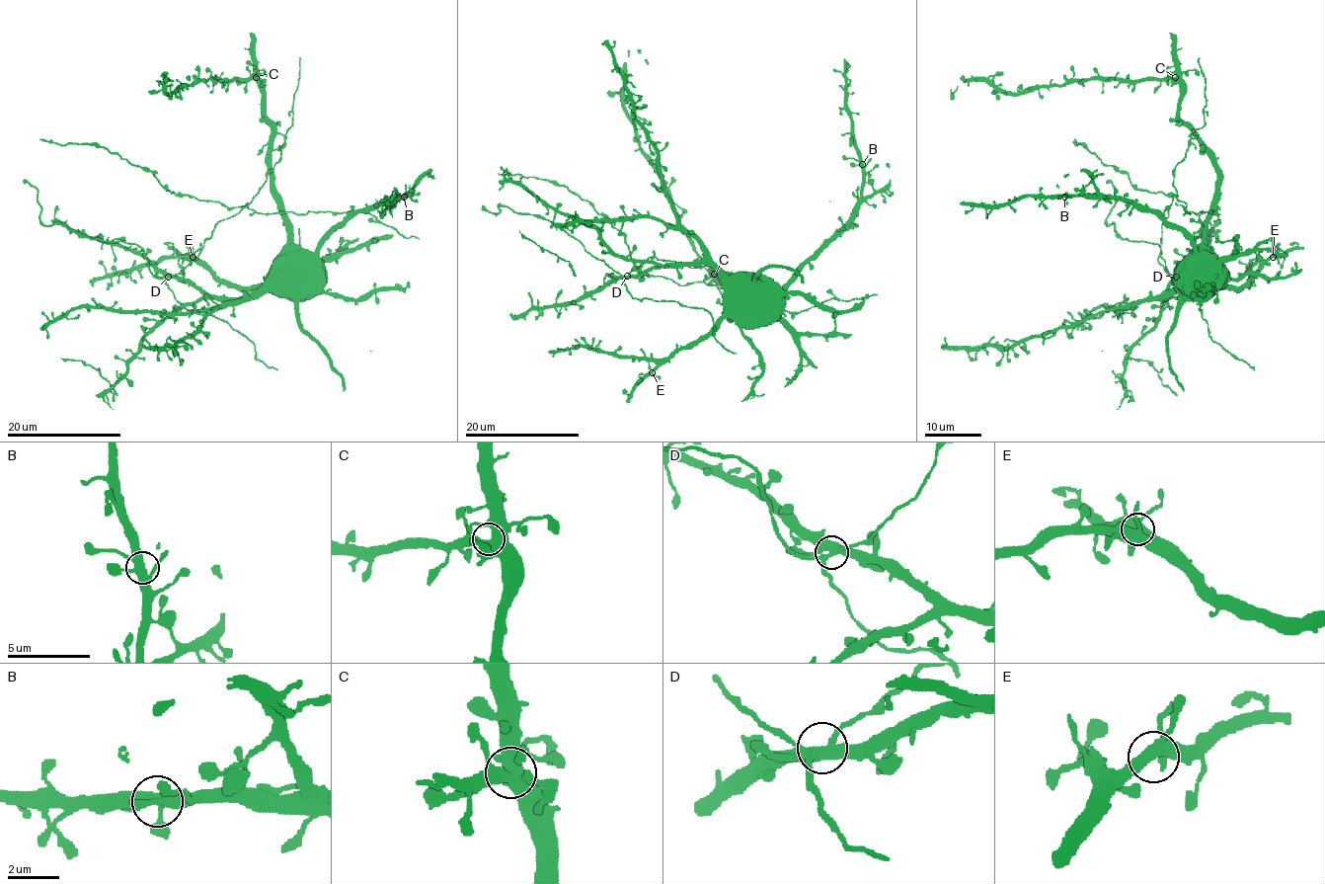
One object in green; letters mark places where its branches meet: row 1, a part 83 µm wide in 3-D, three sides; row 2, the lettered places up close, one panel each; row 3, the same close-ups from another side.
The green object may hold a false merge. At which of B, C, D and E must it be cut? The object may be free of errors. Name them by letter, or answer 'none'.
D

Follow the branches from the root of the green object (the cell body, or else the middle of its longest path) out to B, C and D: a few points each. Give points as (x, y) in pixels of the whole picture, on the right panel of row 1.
B: (1205, 259), (1193, 254), (1193, 244), (1179, 229), (1170, 228), (1153, 212), (1096, 196), (1065, 197)
C: (1205, 259), (1205, 219), (1215, 191), (1217, 168), (1213, 152), (1179, 117), (1180, 83), (1175, 77)
D: (1205, 259), (1165, 297), (1165, 292), (1176, 277)

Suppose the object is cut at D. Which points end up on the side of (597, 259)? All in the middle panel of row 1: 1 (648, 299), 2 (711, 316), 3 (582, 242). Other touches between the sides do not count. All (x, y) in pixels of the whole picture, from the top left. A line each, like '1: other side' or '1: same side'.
1: same side
2: same side
3: same side

